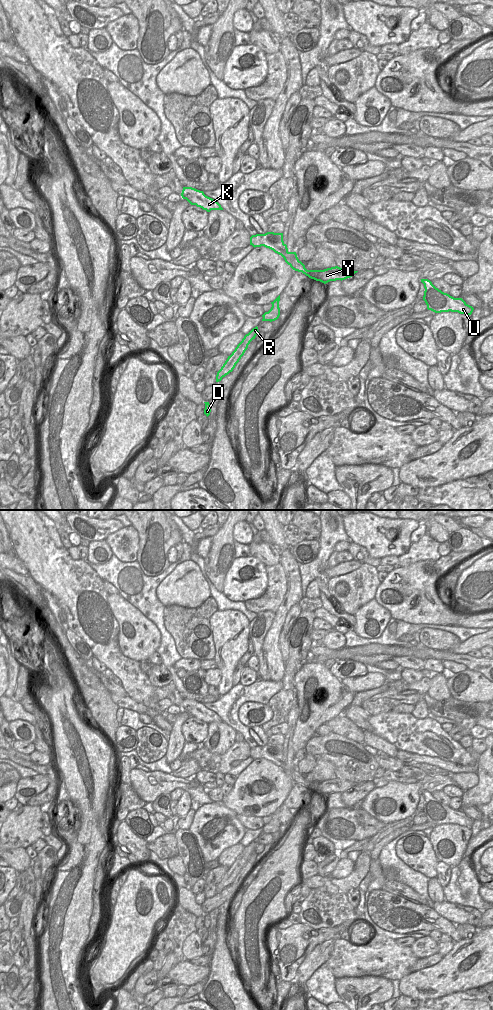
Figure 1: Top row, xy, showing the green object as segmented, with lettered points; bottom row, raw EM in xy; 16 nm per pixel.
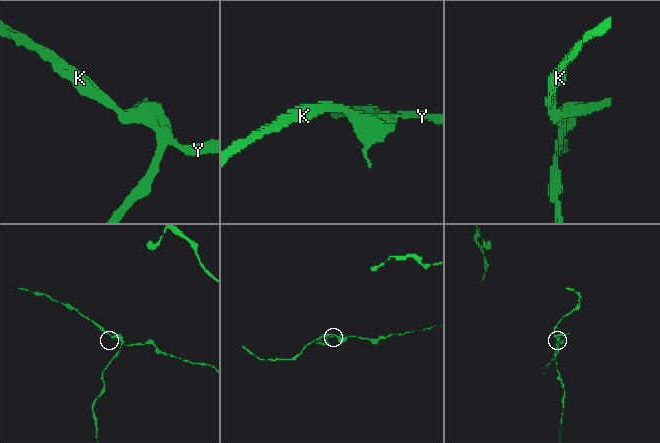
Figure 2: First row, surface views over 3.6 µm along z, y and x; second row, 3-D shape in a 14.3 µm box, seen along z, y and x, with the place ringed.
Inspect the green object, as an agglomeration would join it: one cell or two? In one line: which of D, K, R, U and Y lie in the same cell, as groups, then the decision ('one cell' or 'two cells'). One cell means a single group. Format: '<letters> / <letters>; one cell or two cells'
D R / K U Y; two cells

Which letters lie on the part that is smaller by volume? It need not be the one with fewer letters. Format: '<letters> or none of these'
D, R

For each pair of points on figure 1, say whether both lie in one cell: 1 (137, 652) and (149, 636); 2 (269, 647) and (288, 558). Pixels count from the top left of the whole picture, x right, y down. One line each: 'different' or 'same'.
1: same
2: same

